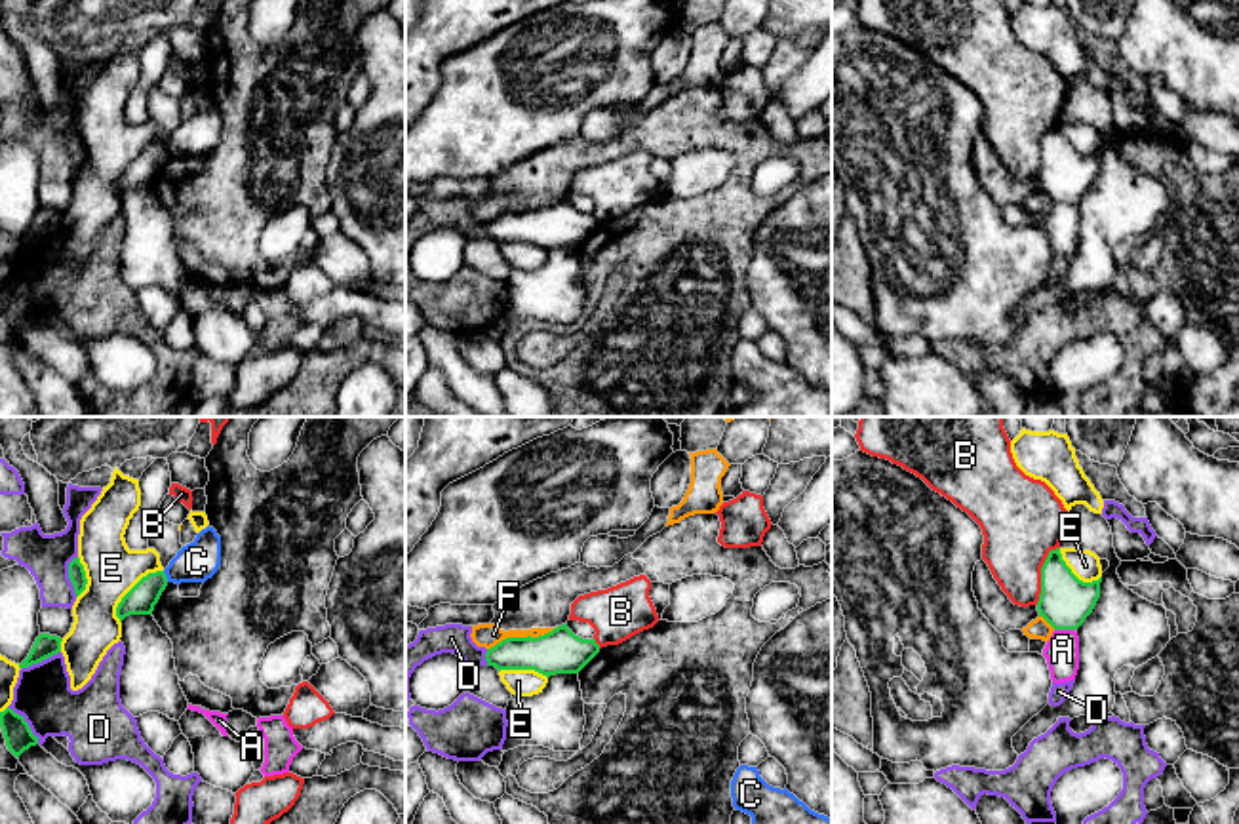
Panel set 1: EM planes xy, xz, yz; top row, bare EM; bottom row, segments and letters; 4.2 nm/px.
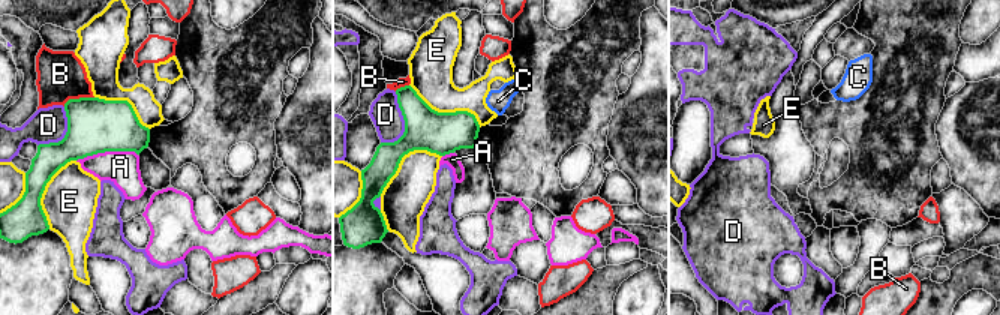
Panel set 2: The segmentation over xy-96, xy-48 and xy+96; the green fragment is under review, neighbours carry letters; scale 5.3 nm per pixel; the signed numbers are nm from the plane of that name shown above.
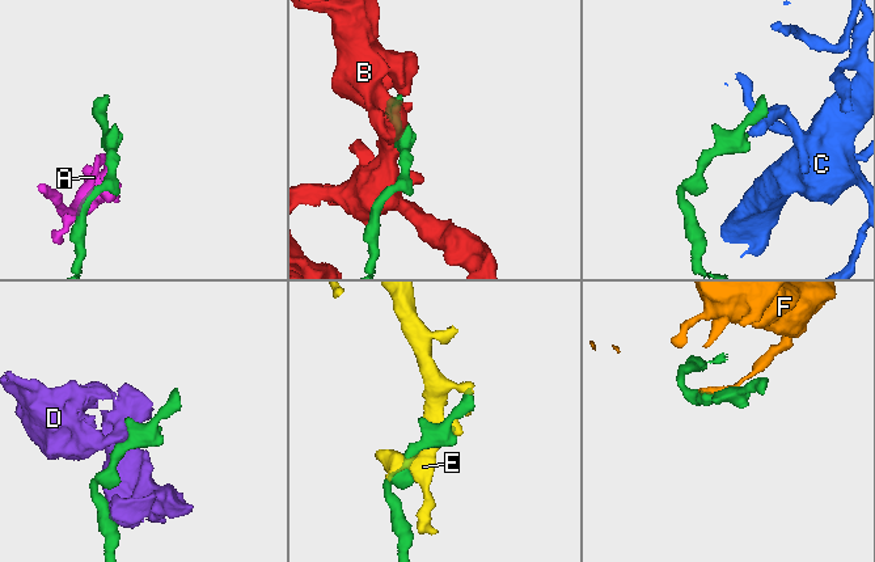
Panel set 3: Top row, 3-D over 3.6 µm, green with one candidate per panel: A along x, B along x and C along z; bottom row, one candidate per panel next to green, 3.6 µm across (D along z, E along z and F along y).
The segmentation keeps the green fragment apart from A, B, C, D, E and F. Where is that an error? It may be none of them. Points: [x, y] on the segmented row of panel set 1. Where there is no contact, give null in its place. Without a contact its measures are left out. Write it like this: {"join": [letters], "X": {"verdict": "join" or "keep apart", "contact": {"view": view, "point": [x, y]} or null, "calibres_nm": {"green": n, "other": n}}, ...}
{"join": [], "A": {"verdict": "keep apart", "contact": {"view": "yz", "point": [1064, 628]}, "calibres_nm": {"green": 220, "other": 140}}, "B": {"verdict": "keep apart", "contact": {"view": "yz", "point": [1042, 573]}, "calibres_nm": {"green": 220, "other": 360}}, "C": {"verdict": "keep apart", "contact": {"view": "xy", "point": [166, 577]}, "calibres_nm": {"green": 120, "other": 170}}, "D": {"verdict": "keep apart", "contact": {"view": "xy", "point": [27, 724]}, "calibres_nm": {"green": 120, "other": 240}}, "E": {"verdict": "keep apart", "contact": {"view": "xy", "point": [130, 590]}, "calibres_nm": {"green": 120, "other": 220}}, "F": {"verdict": "keep apart", "contact": {"view": "xz", "point": [522, 638]}, "calibres_nm": {"green": 190, "other": 100}}}

